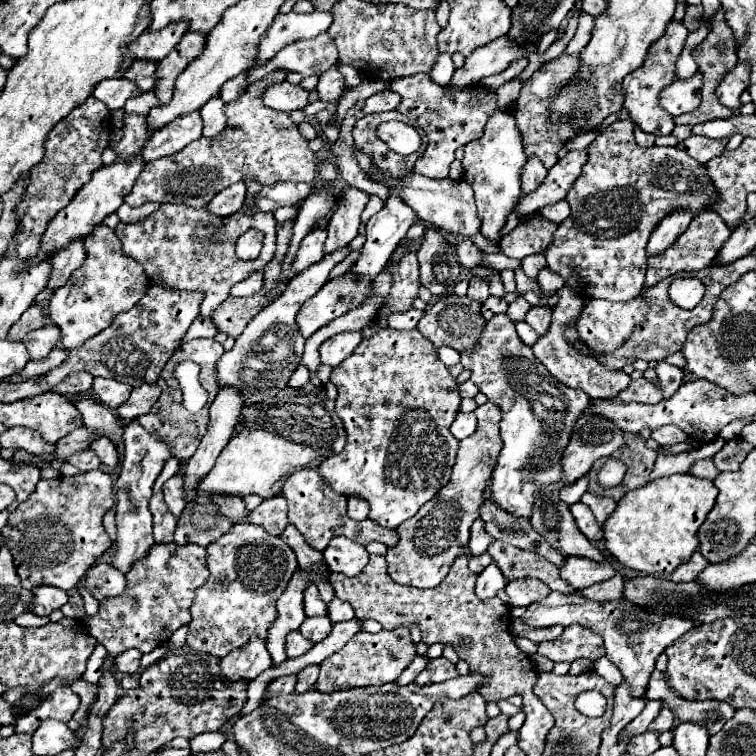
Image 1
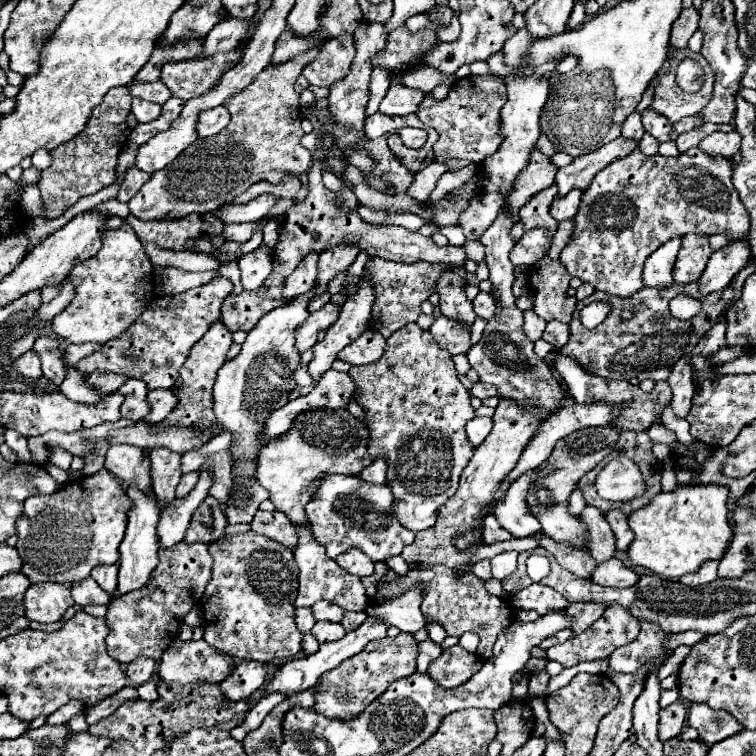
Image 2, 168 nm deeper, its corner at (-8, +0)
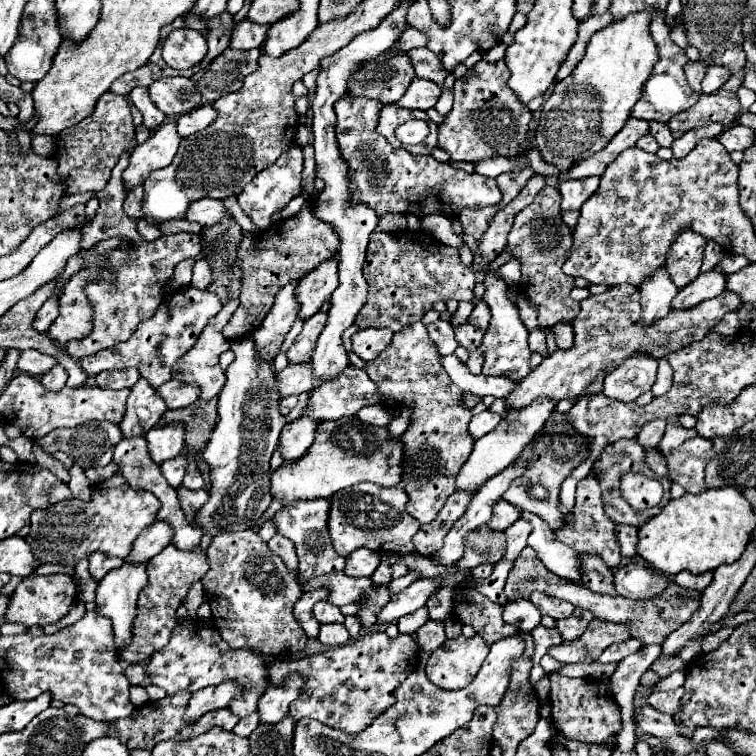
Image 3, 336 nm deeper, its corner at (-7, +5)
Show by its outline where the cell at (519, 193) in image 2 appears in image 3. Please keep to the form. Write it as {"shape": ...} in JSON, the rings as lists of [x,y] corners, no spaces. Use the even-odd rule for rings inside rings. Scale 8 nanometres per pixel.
{"shape":[[[535,174],[527,180],[527,186],[513,198],[513,202],[509,202],[505,208],[501,208],[489,230],[483,234],[483,238],[479,240],[479,250],[483,254],[483,266],[487,266],[505,246],[507,246],[507,234],[511,230],[511,224],[513,224],[513,218],[533,202],[535,194],[547,184],[547,178],[541,176],[541,174]]]}

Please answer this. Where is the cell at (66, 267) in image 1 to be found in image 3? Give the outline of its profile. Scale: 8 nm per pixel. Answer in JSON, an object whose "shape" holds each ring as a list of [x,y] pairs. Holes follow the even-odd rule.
{"shape":[[[51,296],[51,298],[39,308],[39,312],[37,312],[37,316],[35,316],[35,322],[33,322],[33,328],[35,328],[37,332],[47,332],[47,328],[49,328],[51,322],[55,320],[57,308],[59,308],[59,302],[57,302],[57,300],[59,300],[57,296]]]}

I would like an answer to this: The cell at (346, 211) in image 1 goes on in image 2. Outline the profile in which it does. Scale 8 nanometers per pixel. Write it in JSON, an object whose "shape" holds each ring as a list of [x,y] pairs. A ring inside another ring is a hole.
{"shape":[[[336,247],[336,251],[324,251],[324,255],[320,255],[318,261],[316,295],[322,295],[328,289],[328,283],[356,261],[356,255],[356,247]]]}

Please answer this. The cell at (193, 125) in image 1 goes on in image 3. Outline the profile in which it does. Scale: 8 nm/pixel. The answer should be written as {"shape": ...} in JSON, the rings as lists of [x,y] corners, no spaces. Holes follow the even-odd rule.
{"shape":[[[167,120],[157,132],[153,132],[143,144],[137,144],[129,158],[129,168],[123,172],[125,188],[133,188],[137,184],[143,184],[145,178],[159,168],[165,168],[171,164],[173,156],[177,154],[177,148],[181,144],[181,136],[175,130],[175,120]]]}

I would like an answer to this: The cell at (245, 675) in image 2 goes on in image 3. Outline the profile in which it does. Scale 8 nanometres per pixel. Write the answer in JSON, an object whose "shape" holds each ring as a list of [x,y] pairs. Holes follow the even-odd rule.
{"shape":[[[223,682],[219,686],[207,686],[207,690],[197,690],[187,704],[185,720],[197,720],[209,710],[227,708],[239,694],[243,694],[243,686],[239,686],[239,682]]]}

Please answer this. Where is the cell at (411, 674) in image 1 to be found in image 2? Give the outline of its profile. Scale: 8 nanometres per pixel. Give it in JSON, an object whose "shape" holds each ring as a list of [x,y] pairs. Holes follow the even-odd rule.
{"shape":[[[426,639],[422,643],[418,643],[418,671],[426,671],[428,669],[428,663],[432,663],[440,653],[442,653],[442,647],[436,645],[434,641]]]}

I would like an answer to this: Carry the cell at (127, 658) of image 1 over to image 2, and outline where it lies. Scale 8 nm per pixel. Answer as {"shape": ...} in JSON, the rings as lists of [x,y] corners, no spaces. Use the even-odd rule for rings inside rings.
{"shape":[[[142,657],[126,665],[126,675],[134,687],[140,687],[142,683],[146,683],[152,677],[154,669],[156,669],[156,663],[148,657]]]}

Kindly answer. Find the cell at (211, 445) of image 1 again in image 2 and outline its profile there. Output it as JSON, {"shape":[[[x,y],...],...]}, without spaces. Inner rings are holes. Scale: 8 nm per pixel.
{"shape":[[[200,473],[198,485],[192,491],[192,495],[184,497],[184,499],[174,499],[160,515],[156,533],[158,533],[158,541],[160,541],[160,549],[172,547],[180,541],[184,541],[184,533],[188,529],[192,511],[206,499],[208,495],[208,483],[210,483],[210,475],[208,473]]]}

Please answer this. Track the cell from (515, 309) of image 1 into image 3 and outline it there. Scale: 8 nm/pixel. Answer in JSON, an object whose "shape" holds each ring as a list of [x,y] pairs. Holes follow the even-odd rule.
{"shape":[[[543,328],[531,330],[529,332],[529,348],[531,348],[531,352],[541,352],[543,356],[547,356],[547,352],[545,352],[545,338],[547,338],[547,334],[545,334]]]}

